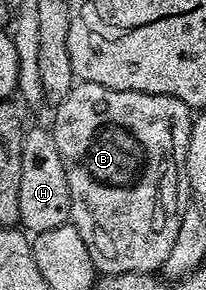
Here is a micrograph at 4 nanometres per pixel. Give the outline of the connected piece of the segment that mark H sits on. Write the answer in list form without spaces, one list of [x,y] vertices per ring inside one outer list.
[[[30,127],[23,142],[23,174],[19,177],[20,227],[33,234],[55,230],[55,226],[70,223],[70,210],[71,194],[67,186],[67,174],[63,170],[63,158],[55,146],[52,131],[48,127]]]

